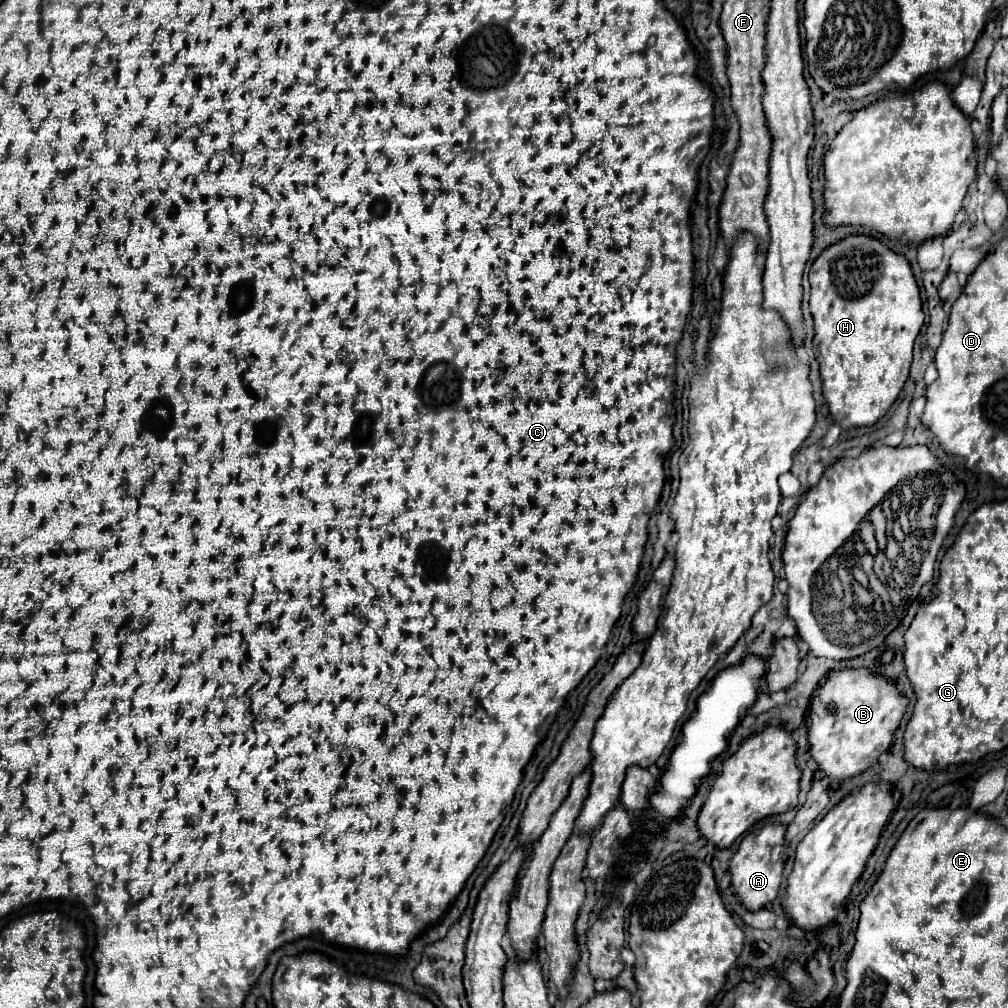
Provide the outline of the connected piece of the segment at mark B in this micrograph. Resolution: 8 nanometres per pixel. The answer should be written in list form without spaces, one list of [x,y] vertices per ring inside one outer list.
[[[841,669],[831,671],[827,681],[815,691],[809,709],[809,753],[819,763],[819,769],[831,781],[847,779],[869,769],[881,753],[885,753],[893,743],[893,733],[897,731],[909,699],[899,689],[897,681],[883,681],[867,669]]]

